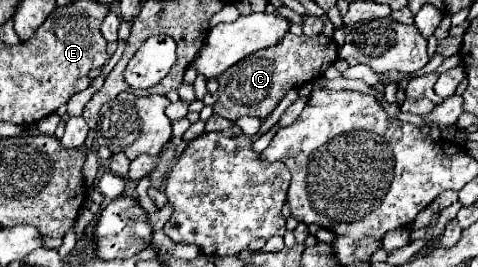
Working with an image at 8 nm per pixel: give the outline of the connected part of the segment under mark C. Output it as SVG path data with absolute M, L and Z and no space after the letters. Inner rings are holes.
M286 32L282 42L246 56L218 78L220 90L218 102L214 104L214 114L224 116L232 122L236 122L240 116L256 116L264 120L272 114L272 110L290 88L302 88L304 84L318 80L334 64L336 58L338 44L332 38L324 34L296 36L292 32Z

